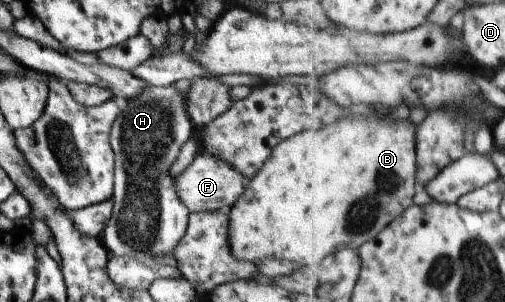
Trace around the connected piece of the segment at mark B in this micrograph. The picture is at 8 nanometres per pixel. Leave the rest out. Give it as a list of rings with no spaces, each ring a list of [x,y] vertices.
[[[348,117],[344,121],[332,123],[324,129],[301,131],[298,135],[293,135],[284,141],[281,141],[270,154],[262,169],[249,181],[244,189],[244,193],[236,199],[236,203],[227,210],[228,216],[228,245],[230,251],[240,259],[240,261],[249,261],[250,263],[258,263],[260,259],[266,257],[274,257],[274,259],[285,259],[292,261],[296,267],[309,267],[311,270],[328,269],[327,260],[331,255],[337,254],[343,249],[354,248],[360,249],[366,241],[376,239],[386,227],[402,217],[410,207],[414,206],[414,196],[420,191],[419,177],[419,147],[417,142],[417,127],[412,120],[392,119],[392,117],[374,119],[373,117],[364,117],[362,119],[354,119]]]

